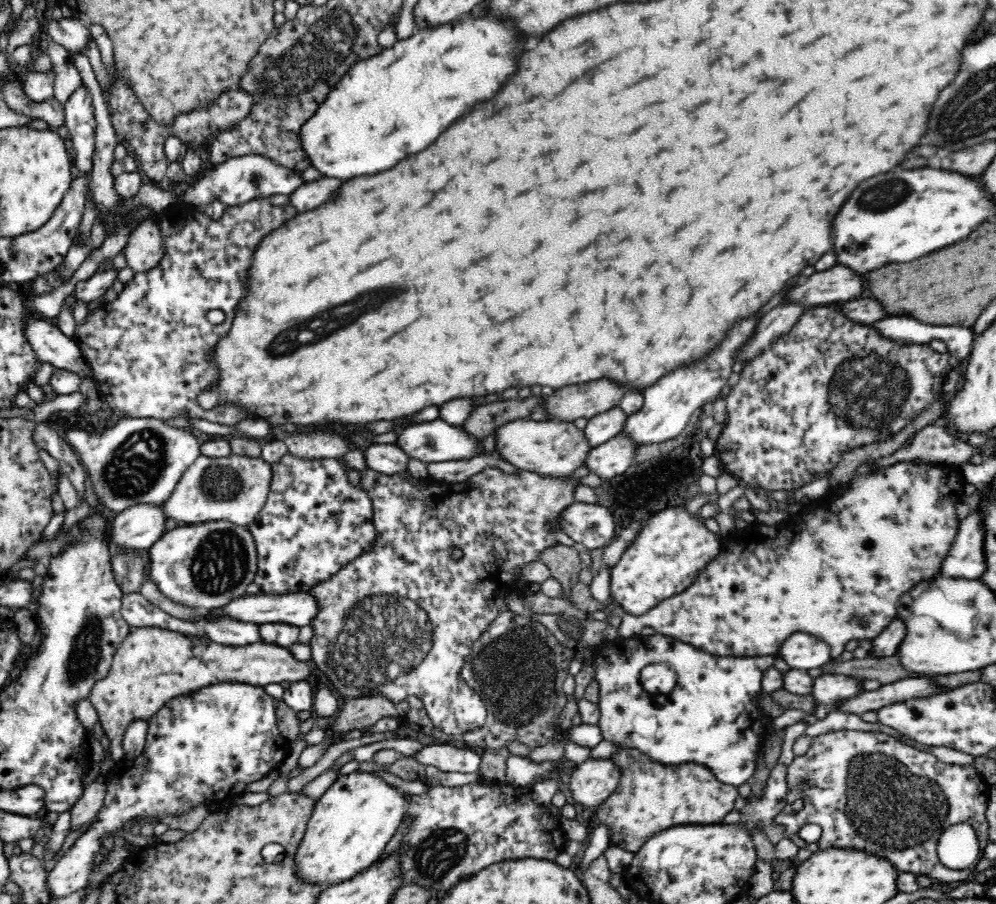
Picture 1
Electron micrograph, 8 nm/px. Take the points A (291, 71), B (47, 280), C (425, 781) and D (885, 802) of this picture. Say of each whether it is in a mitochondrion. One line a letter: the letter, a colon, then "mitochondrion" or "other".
A: mitochondrion
B: other
C: other
D: mitochondrion

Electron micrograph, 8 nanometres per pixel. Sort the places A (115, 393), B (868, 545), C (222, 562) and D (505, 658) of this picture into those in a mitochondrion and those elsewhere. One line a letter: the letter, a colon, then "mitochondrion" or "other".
A: other
B: other
C: mitochondrion
D: mitochondrion

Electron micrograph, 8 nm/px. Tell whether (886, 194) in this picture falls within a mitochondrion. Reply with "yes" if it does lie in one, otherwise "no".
yes

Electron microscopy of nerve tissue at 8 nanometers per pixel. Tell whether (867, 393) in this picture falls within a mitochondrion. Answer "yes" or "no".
yes

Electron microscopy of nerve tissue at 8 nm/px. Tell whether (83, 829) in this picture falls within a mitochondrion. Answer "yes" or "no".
no

